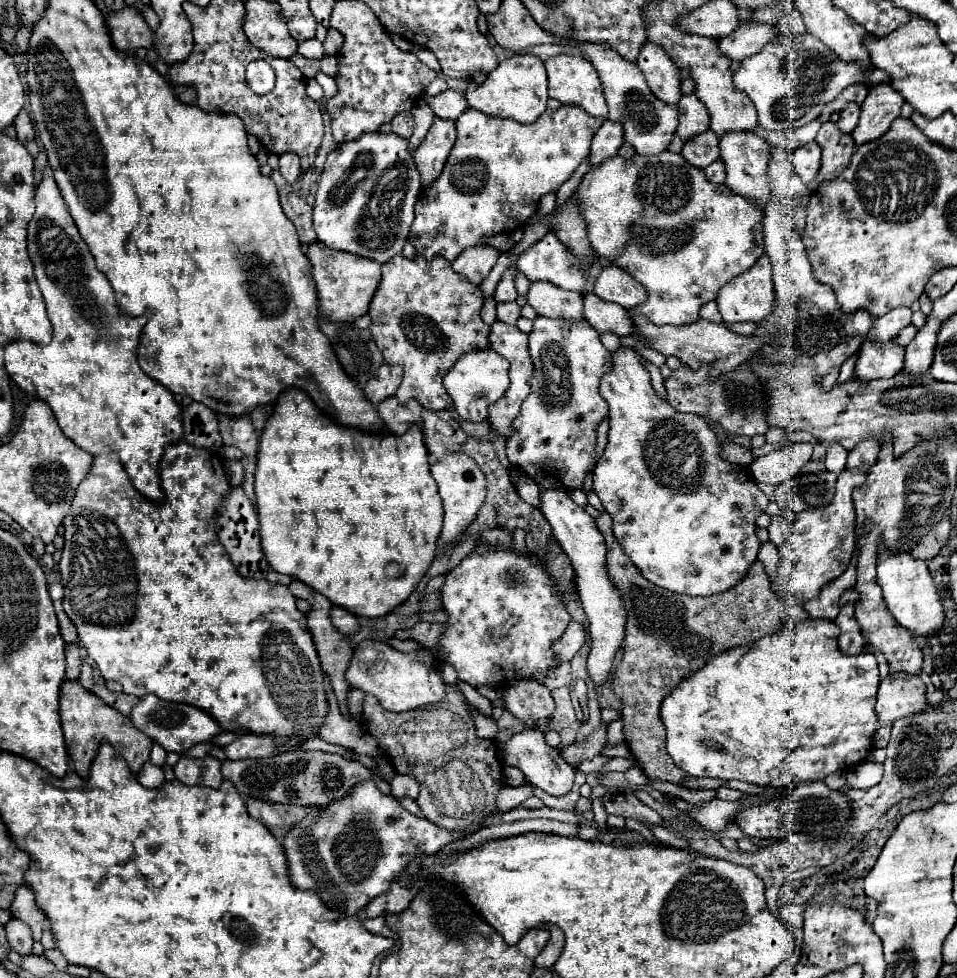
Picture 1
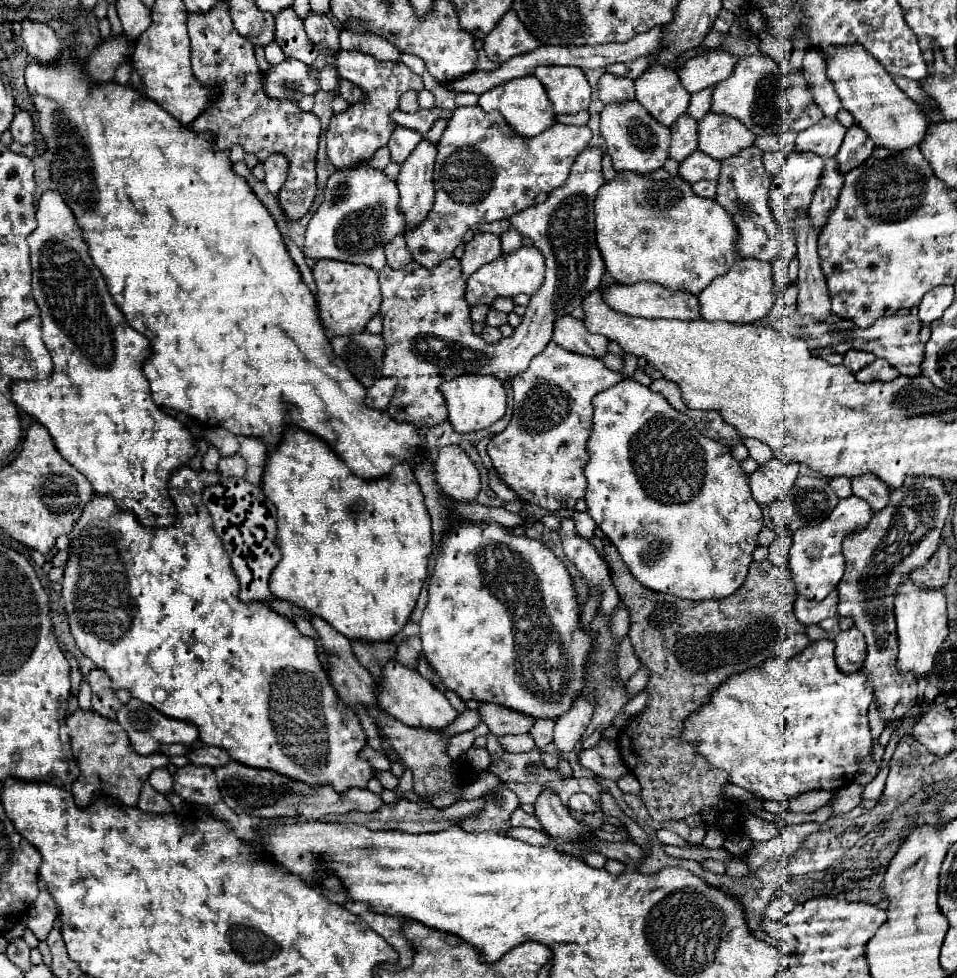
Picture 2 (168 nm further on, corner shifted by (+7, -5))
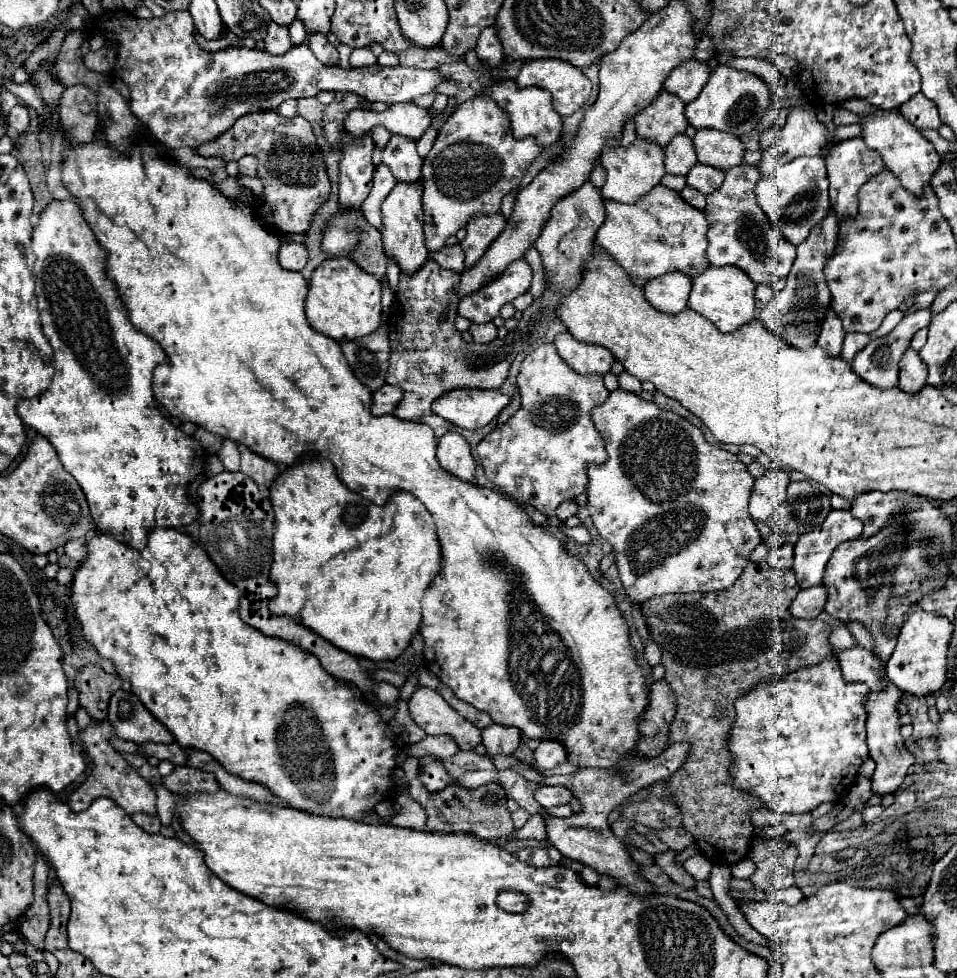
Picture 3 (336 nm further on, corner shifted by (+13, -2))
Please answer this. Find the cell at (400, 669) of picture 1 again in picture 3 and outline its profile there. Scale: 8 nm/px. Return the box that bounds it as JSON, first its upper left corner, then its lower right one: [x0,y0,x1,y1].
[408,685,482,751]

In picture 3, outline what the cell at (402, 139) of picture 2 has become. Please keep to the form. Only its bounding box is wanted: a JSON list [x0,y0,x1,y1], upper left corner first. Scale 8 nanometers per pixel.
[382,135,422,181]

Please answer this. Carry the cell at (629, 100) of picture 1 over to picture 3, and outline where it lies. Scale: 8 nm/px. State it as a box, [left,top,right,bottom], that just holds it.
[600,137,666,203]

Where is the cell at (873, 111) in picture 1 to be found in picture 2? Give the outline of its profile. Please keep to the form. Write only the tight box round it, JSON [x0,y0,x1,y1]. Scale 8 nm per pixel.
[836,126,874,174]

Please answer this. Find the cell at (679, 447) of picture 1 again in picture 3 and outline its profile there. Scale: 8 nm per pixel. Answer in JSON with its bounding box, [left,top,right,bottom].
[586,389,762,603]

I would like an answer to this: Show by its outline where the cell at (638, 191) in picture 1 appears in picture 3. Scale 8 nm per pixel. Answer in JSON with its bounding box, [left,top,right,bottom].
[594,185,710,279]

